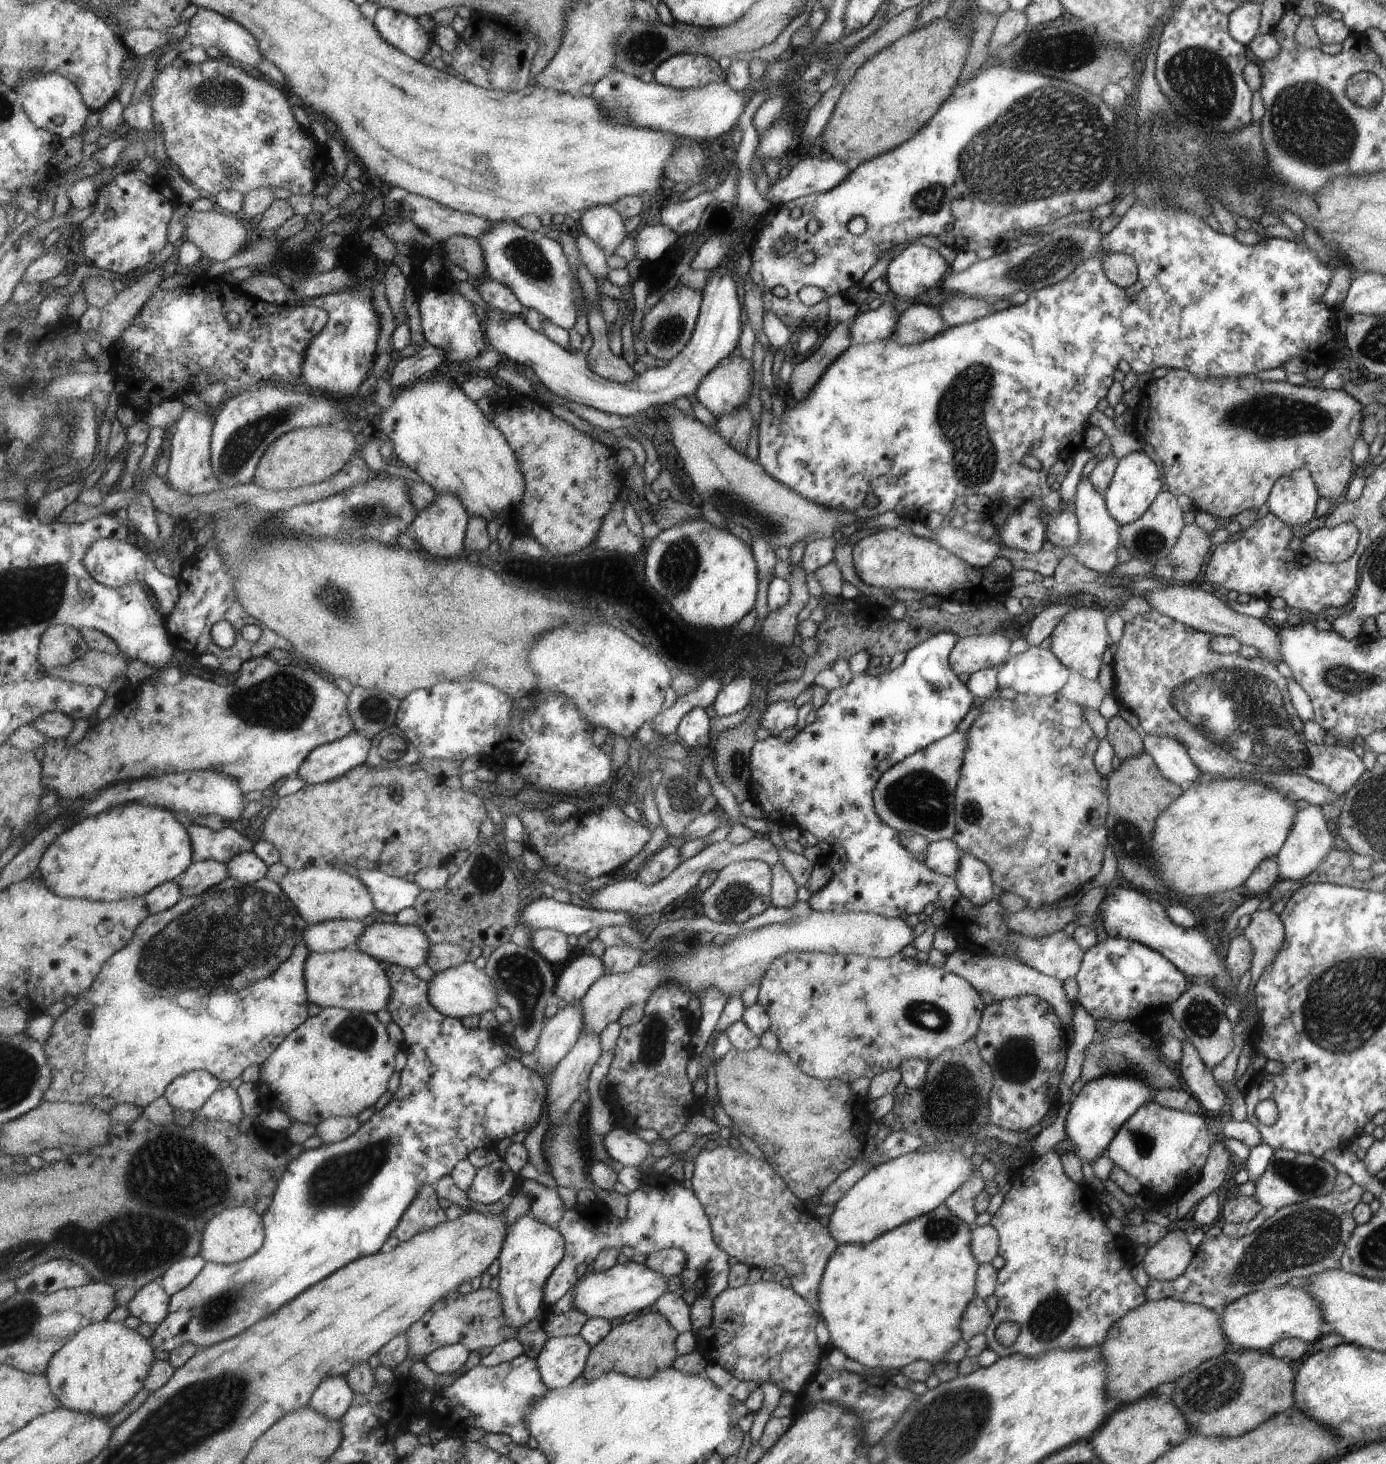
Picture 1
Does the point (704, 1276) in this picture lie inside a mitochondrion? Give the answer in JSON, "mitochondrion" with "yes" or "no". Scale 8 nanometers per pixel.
{"mitochondrion":"no"}

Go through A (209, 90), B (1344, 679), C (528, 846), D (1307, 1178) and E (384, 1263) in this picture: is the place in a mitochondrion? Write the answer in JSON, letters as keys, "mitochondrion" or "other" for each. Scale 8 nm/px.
{"A":"mitochondrion","B":"mitochondrion","C":"other","D":"mitochondrion","E":"other"}

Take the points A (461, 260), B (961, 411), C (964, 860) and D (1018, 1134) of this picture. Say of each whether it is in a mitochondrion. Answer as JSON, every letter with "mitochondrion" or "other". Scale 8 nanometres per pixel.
{"A":"other","B":"mitochondrion","C":"other","D":"other"}

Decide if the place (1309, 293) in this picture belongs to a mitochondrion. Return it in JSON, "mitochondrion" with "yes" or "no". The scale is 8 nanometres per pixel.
{"mitochondrion":"no"}

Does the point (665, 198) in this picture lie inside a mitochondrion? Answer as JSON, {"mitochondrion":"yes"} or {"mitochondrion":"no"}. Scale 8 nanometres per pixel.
{"mitochondrion":"no"}

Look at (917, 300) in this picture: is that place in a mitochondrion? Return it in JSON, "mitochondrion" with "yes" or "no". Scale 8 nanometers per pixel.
{"mitochondrion":"no"}

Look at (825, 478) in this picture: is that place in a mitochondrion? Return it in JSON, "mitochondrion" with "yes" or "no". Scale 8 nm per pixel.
{"mitochondrion":"no"}

